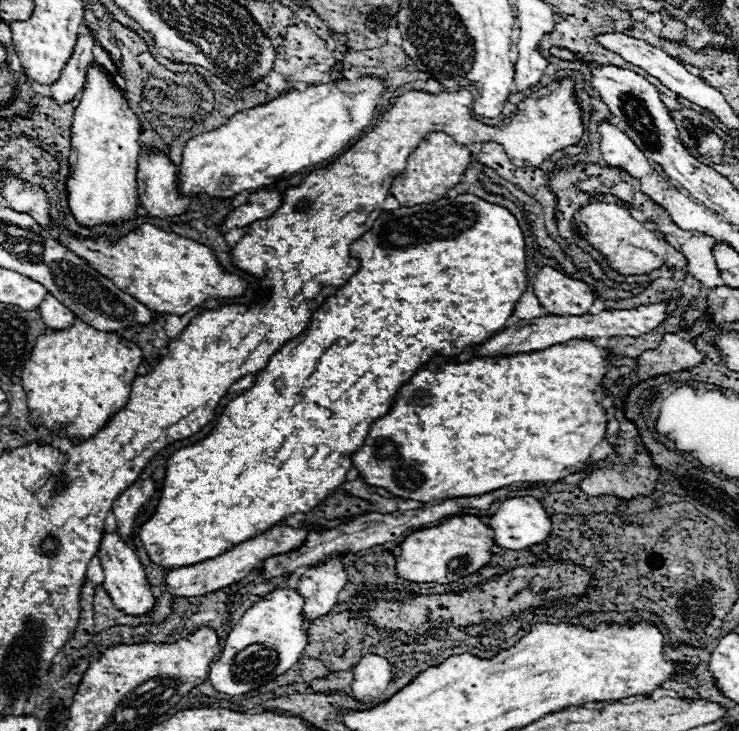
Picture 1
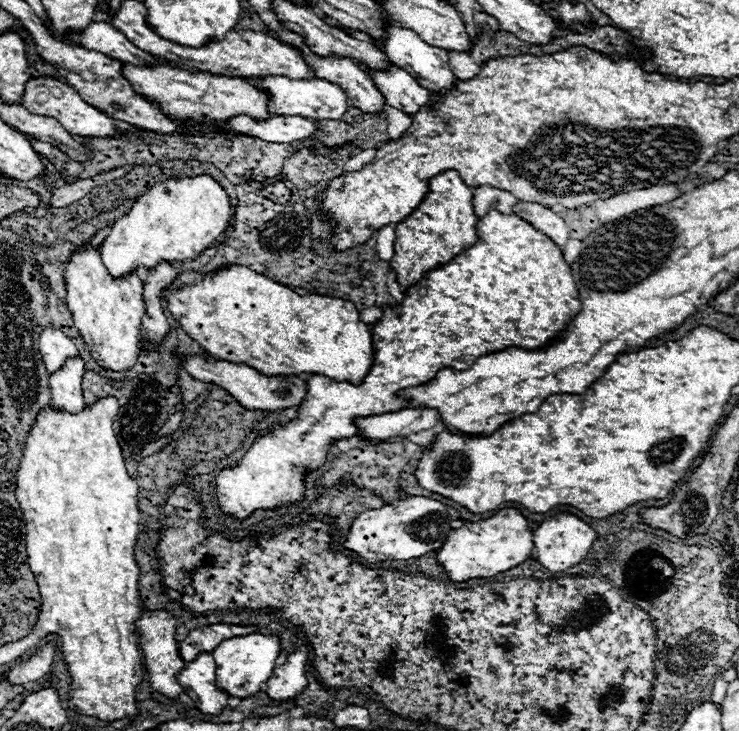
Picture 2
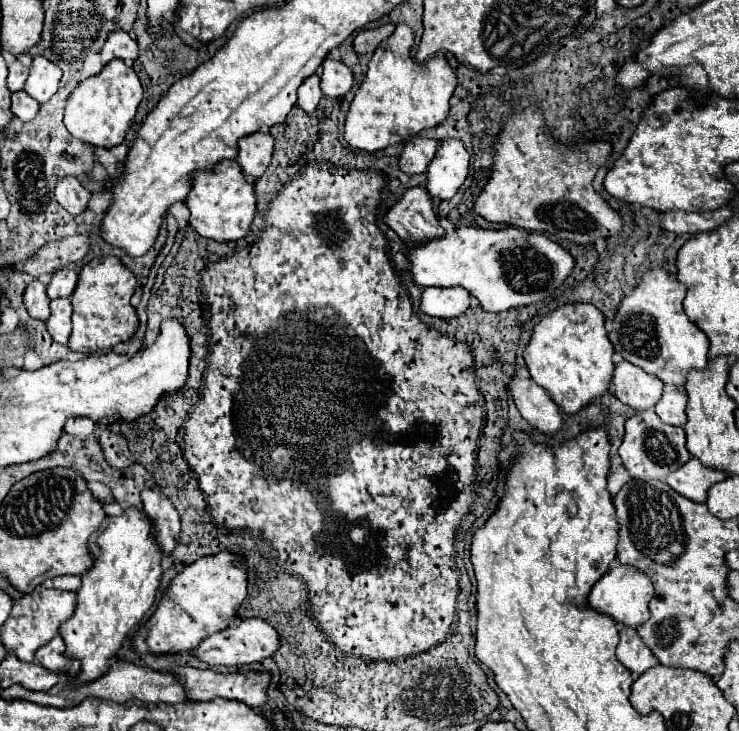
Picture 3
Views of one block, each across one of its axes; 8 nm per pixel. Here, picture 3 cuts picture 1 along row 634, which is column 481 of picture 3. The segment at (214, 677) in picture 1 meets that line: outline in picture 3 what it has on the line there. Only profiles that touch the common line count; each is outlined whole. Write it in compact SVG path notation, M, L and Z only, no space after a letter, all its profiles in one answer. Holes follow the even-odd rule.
M512 226L500 230L456 228L444 238L414 244L404 250L410 262L412 280L420 286L462 286L474 296L486 312L502 312L546 300L574 268L572 256L546 238L516 230Z

